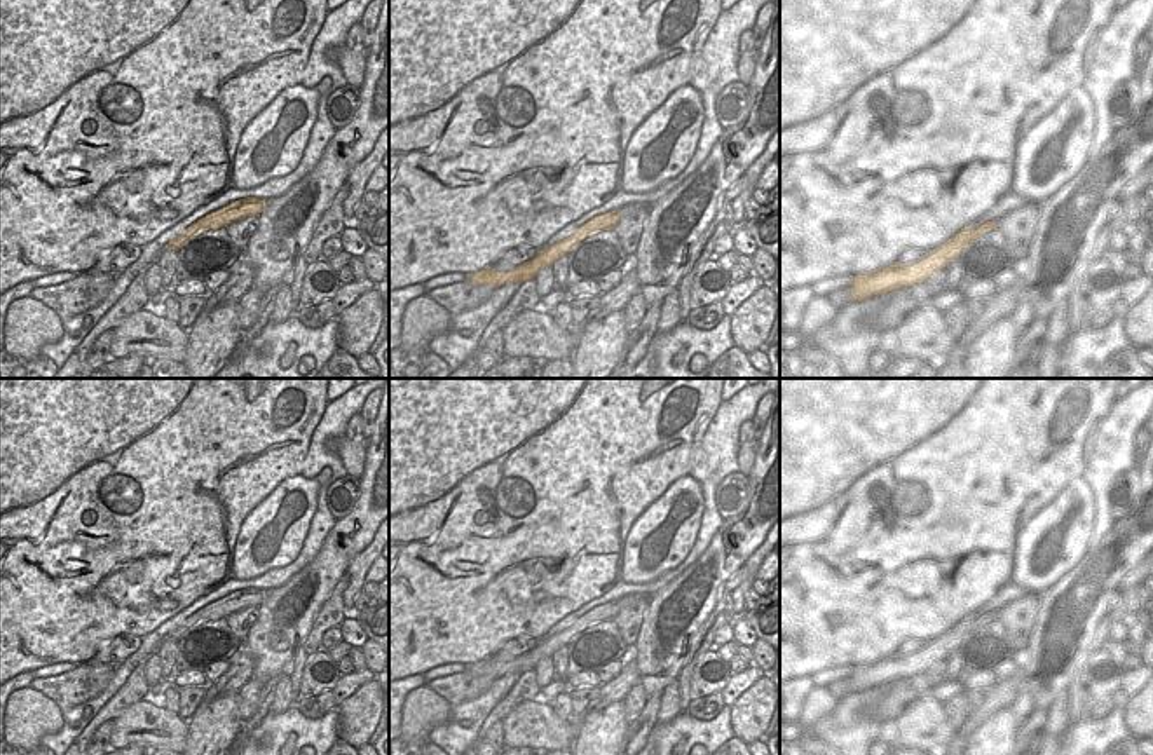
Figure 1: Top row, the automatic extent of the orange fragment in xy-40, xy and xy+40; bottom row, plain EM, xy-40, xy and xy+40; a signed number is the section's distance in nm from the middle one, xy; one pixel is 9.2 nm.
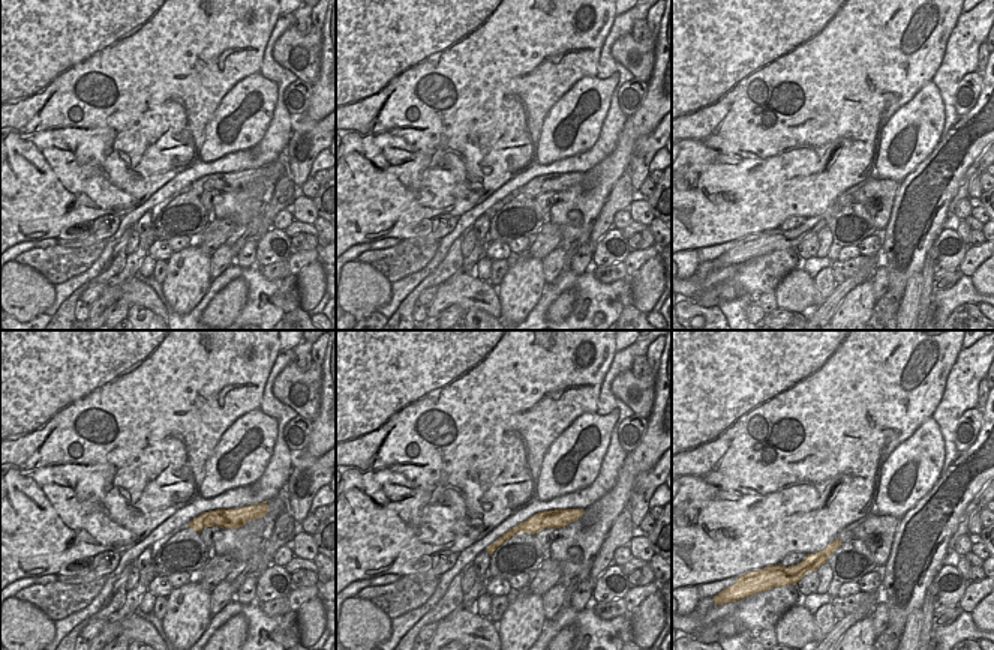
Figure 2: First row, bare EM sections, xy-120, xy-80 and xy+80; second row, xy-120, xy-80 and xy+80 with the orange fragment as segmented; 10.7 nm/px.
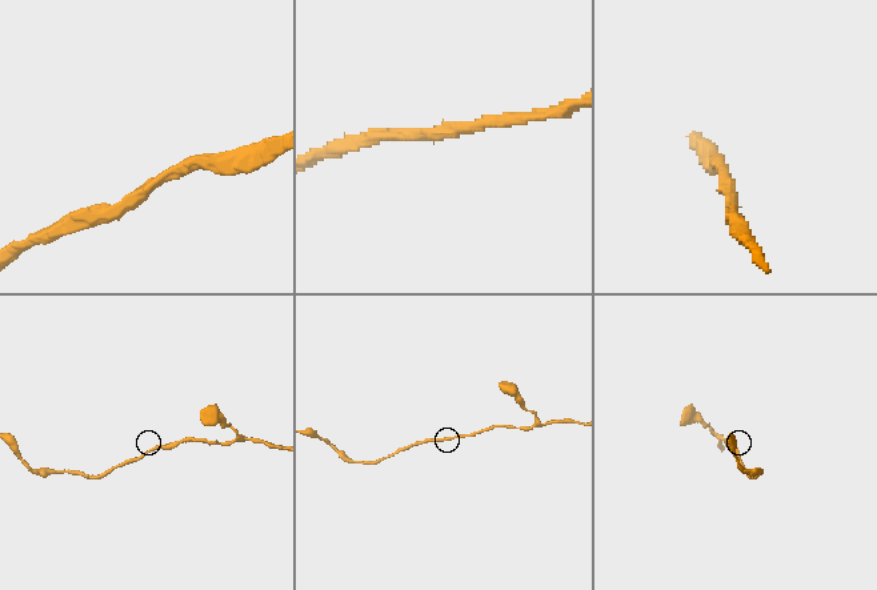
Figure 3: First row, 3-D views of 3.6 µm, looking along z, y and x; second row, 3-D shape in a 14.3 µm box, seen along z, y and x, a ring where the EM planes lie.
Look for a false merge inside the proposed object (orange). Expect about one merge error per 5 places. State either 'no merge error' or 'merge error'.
no merge error

